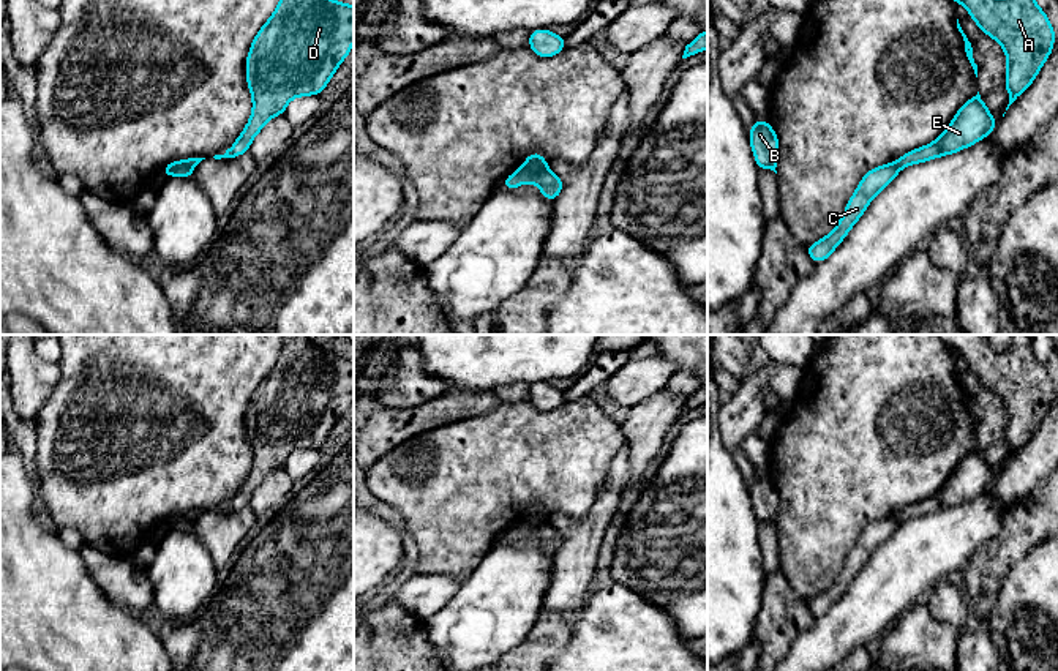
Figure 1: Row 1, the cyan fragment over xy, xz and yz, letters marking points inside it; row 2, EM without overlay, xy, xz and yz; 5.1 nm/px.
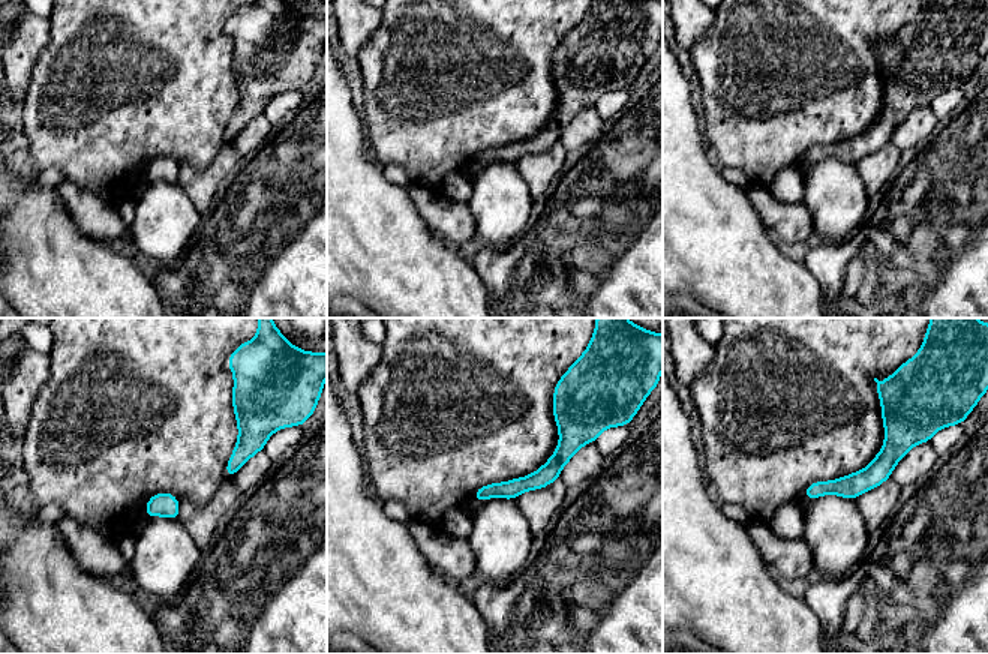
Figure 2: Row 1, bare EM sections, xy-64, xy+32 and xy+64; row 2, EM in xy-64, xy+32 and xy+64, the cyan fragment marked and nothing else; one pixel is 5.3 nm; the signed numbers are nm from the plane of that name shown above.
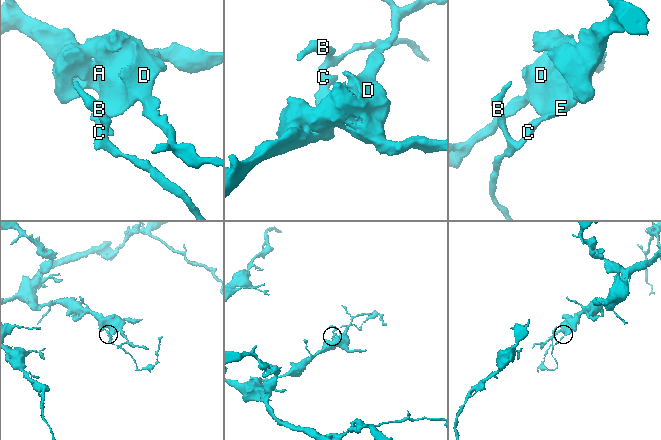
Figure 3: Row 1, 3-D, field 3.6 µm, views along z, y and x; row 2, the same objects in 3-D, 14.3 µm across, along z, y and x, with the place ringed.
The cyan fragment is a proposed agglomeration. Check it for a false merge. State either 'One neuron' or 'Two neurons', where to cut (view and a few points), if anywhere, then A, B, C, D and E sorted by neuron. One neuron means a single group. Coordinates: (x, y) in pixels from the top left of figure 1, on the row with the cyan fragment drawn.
Two neurons. Split along xy (191, 168), (174, 166), (163, 172). Groups: A D E / B C

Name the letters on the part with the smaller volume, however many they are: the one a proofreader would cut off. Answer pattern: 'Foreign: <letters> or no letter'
Foreign: B, C

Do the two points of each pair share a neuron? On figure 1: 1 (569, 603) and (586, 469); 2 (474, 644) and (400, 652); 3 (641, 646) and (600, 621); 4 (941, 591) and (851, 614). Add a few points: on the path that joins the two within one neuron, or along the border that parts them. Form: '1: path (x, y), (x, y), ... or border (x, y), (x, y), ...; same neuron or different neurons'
1: border (602, 488), (583, 517), (548, 517); different neurons
2: border (422, 622), (428, 643), (438, 654); different neurons
3: path (632, 646), (626, 646), (610, 630); same neuron
4: border (949, 577), (930, 589); different neurons

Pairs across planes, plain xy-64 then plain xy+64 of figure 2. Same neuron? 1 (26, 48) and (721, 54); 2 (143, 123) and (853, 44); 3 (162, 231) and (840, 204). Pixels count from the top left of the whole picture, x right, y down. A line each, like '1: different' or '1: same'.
1: different
2: same
3: same

